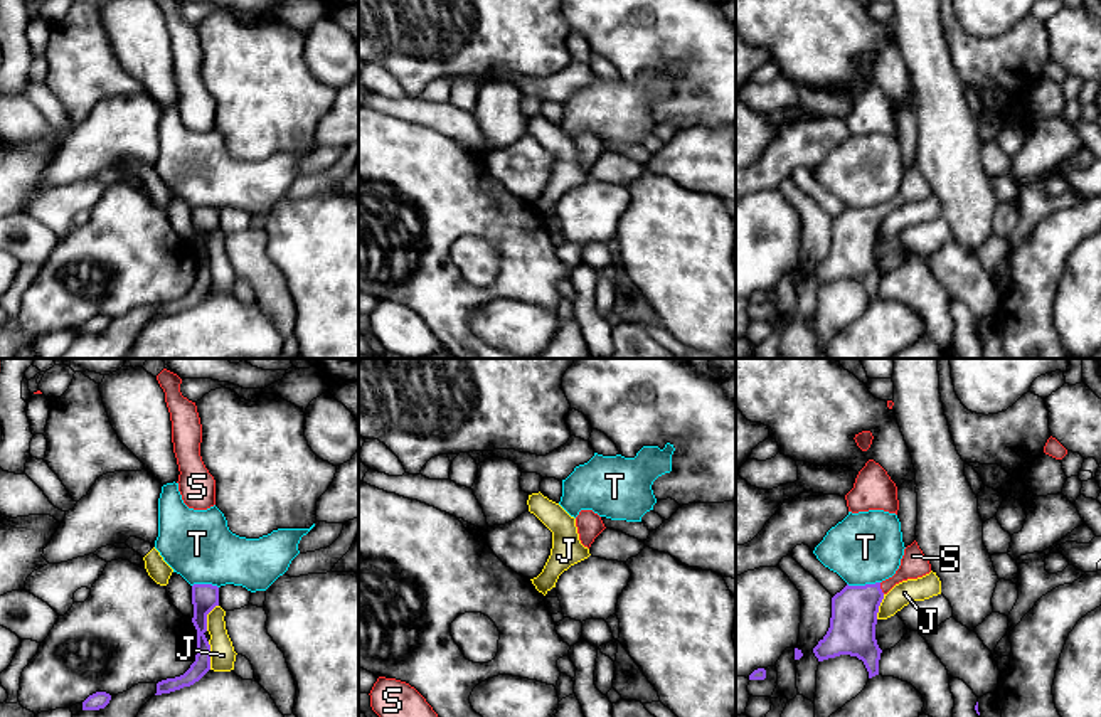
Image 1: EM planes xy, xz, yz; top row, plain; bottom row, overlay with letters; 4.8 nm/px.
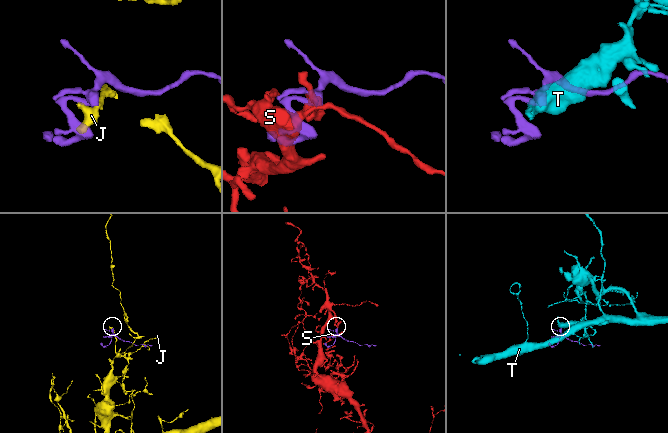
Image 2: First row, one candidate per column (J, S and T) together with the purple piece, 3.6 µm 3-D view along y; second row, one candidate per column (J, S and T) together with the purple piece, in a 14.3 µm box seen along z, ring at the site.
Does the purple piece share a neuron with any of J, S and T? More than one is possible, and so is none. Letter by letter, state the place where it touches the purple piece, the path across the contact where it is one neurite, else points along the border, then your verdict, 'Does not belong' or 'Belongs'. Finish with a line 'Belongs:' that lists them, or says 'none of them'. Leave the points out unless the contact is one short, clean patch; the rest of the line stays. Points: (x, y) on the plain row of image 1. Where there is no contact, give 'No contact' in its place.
J: Touches purple at xy (209, 278). Boundary: xy (207, 265), (211, 292). Does not belong
S: Touches purple at yz (879, 211). Belongs
T: Touches purple at yz (862, 209). Boundary: yz (879, 204), (847, 207). Does not belong
Belongs: S

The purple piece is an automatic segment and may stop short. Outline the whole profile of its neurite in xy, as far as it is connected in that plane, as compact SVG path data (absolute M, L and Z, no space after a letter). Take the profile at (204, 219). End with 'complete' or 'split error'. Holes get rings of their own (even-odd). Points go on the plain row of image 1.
M212 207L192 209L194 241L192 246L197 252L197 278L190 291L175 301L167 301L157 306L157 316L170 316L199 305L210 293L210 268L205 261L207 237L219 229L219 210Z; complete

